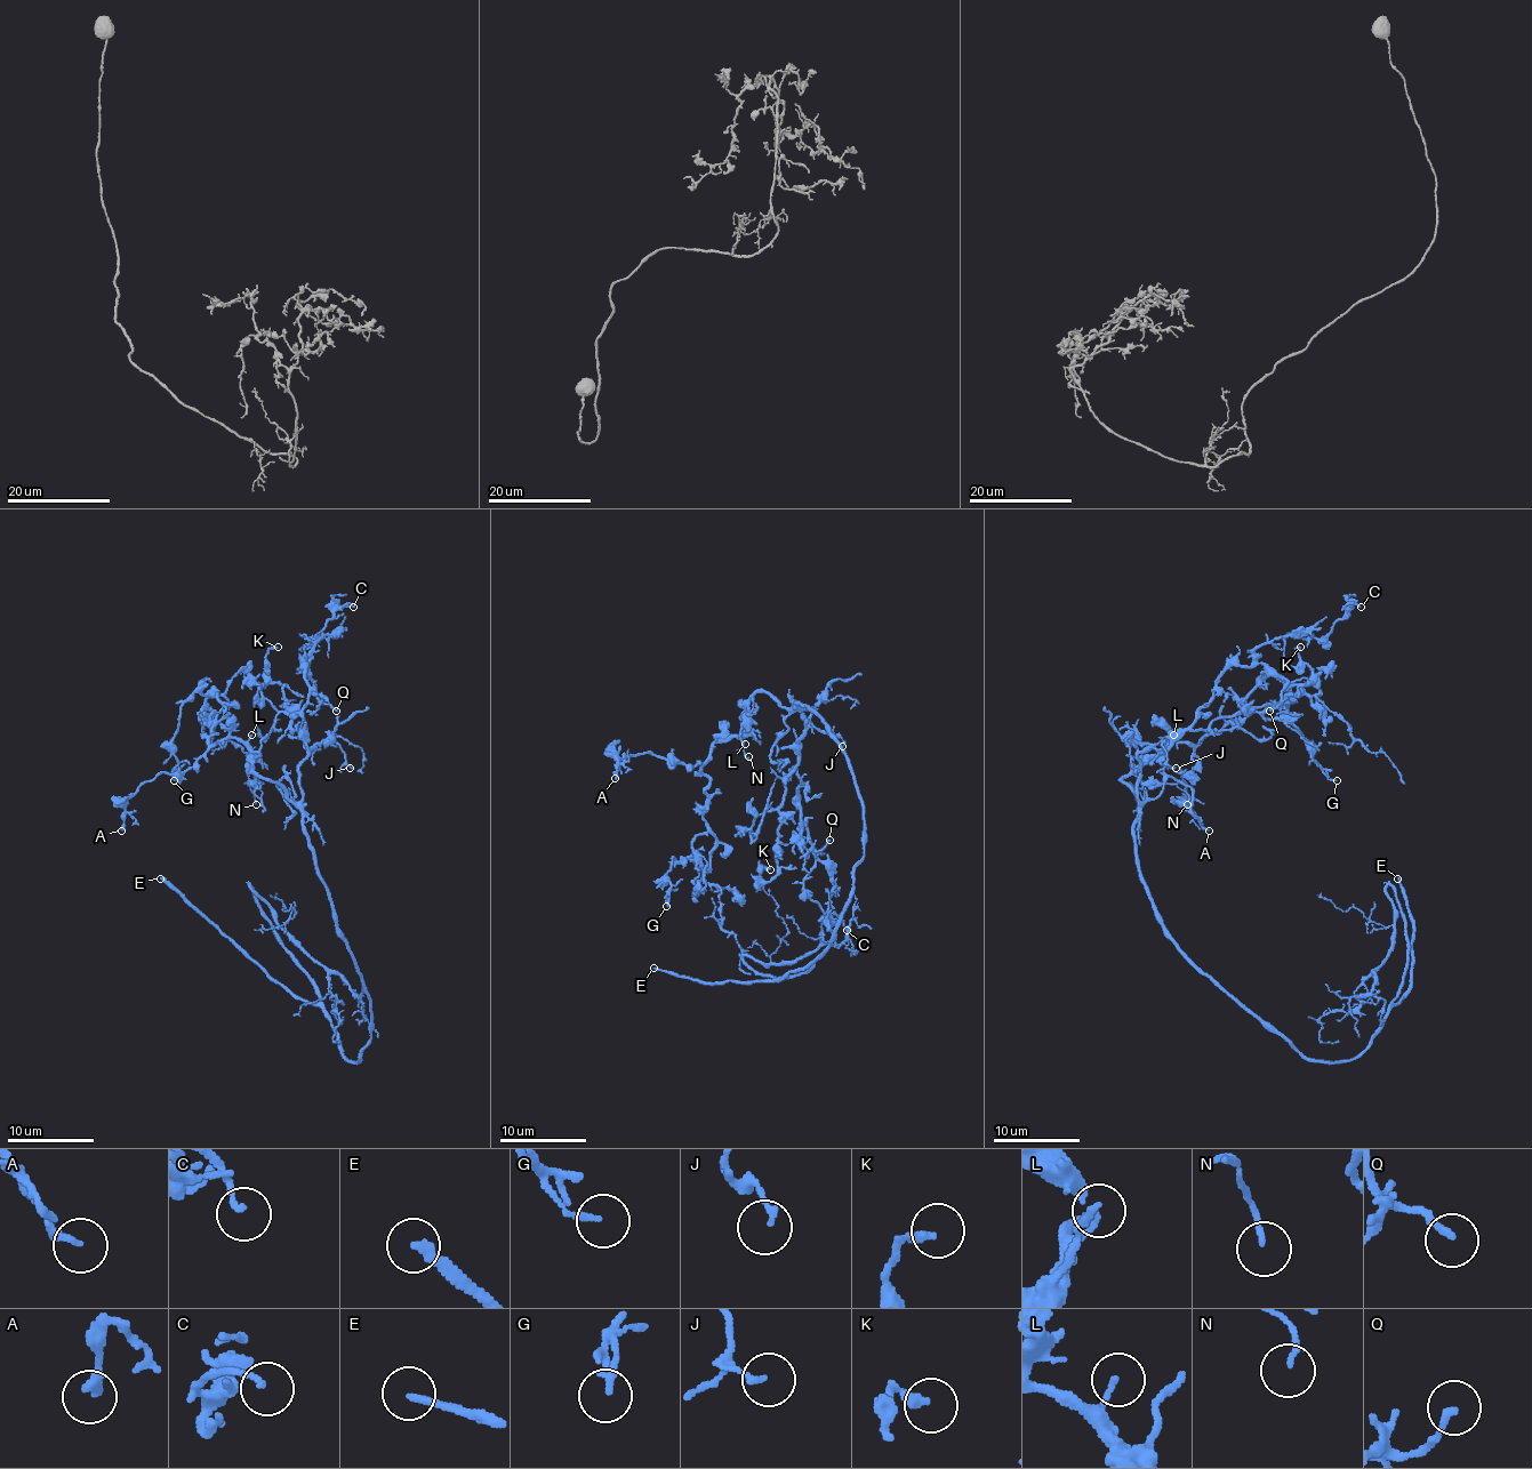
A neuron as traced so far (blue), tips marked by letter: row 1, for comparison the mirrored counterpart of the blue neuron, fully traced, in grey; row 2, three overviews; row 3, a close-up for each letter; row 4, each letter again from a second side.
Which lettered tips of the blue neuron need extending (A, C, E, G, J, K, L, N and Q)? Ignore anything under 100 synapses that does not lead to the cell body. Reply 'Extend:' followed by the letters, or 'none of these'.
Extend: E

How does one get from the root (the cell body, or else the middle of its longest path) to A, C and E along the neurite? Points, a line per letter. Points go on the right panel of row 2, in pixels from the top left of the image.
A: (1206, 976), (1165, 928), (1141, 876), (1137, 796), (1122, 780), (1172, 737), (1194, 748), (1185, 796), (1209, 831)
C: (1206, 976), (1139, 869), (1137, 754), (1165, 751), (1262, 644), (1323, 637), (1361, 607)
E: (1206, 976), (1274, 1026), (1304, 1056), (1317, 1060), (1354, 1058), (1410, 985), (1412, 920), (1397, 879)

